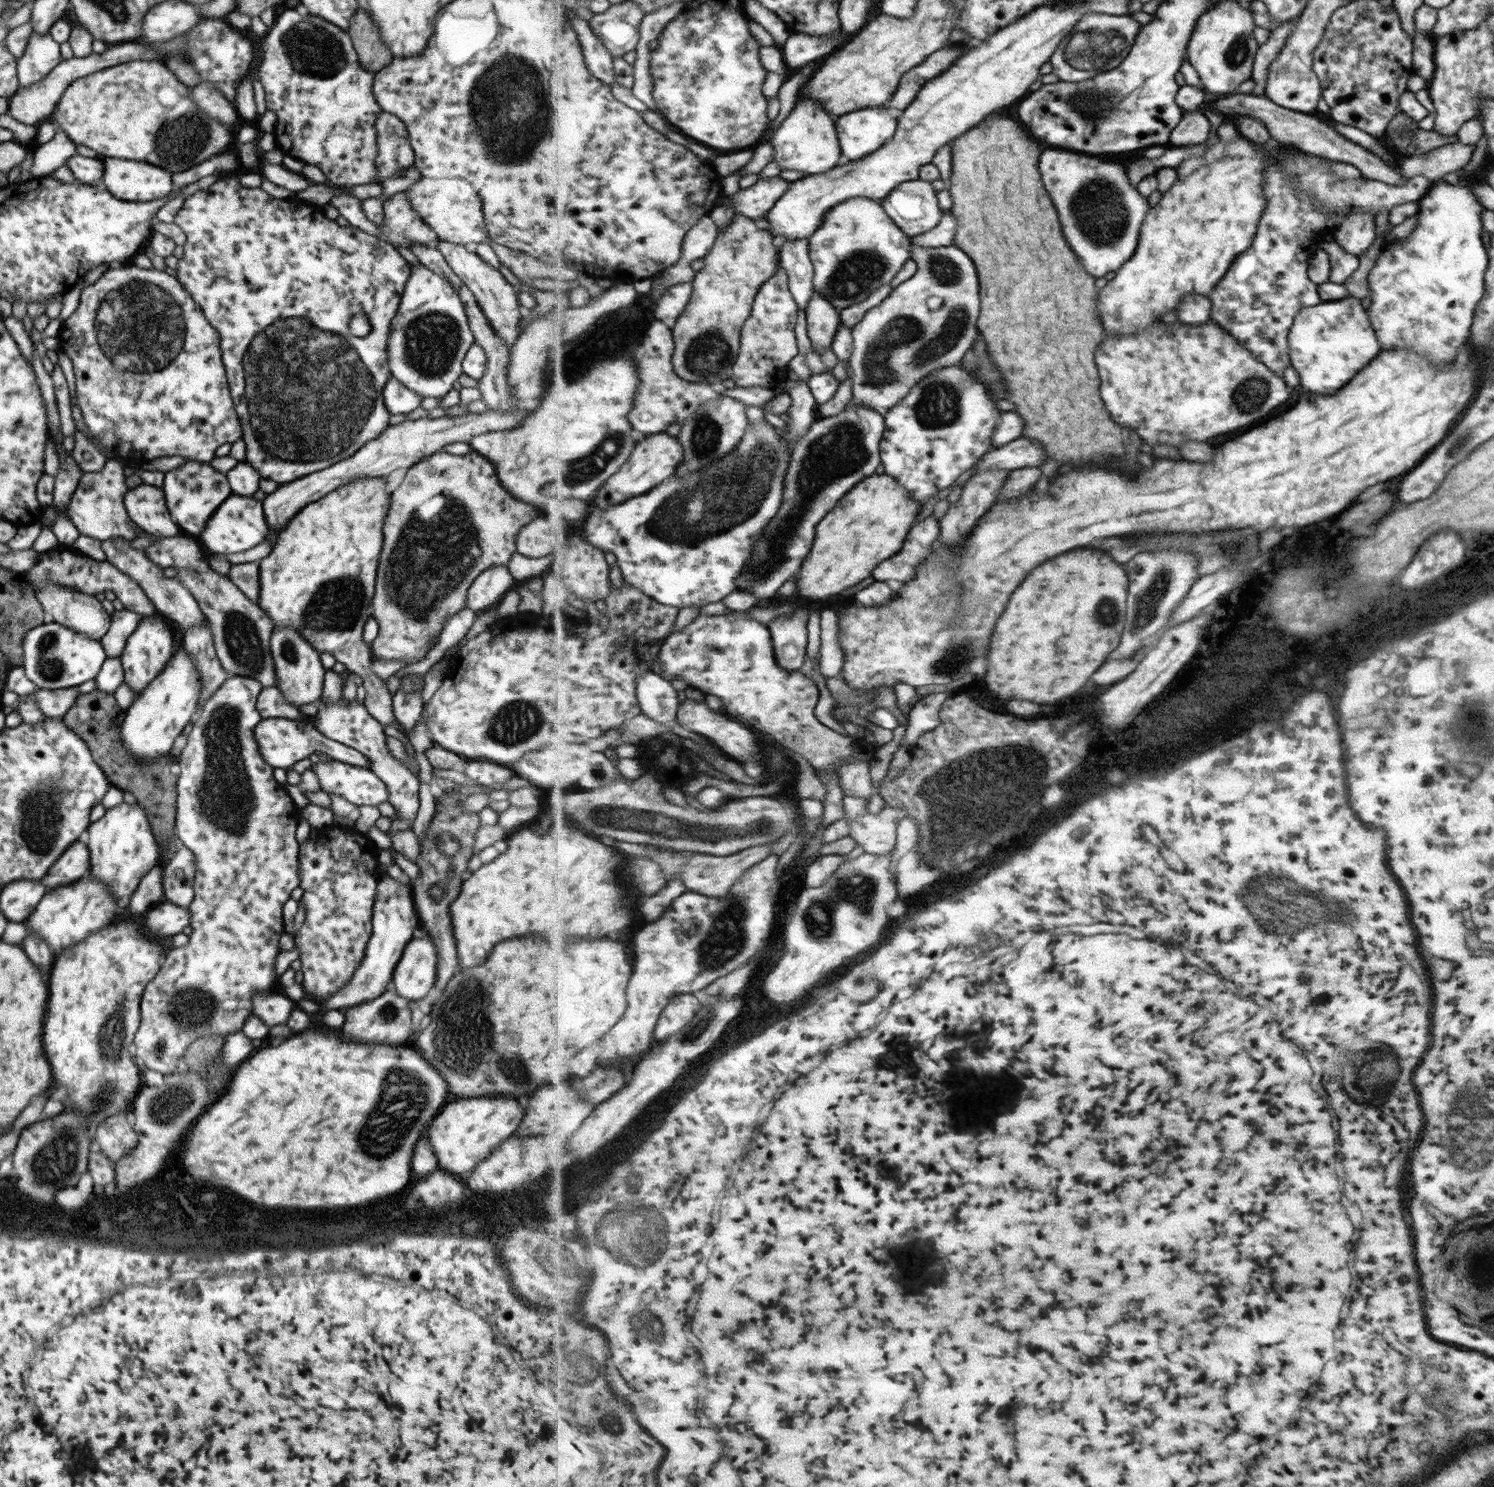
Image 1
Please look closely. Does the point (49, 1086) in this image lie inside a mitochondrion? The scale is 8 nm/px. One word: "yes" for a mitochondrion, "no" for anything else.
no

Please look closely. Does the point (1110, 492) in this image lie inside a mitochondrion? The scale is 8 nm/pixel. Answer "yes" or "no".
no

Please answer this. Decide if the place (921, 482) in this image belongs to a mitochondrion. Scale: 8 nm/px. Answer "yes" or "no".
no

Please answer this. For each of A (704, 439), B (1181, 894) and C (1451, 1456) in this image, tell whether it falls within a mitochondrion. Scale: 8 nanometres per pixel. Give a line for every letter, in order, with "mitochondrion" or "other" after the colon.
A: mitochondrion
B: other
C: other

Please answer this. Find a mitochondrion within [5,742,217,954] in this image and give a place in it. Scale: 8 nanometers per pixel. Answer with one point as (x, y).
(41, 810)

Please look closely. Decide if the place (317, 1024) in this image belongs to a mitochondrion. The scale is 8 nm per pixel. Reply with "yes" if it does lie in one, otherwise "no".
no

